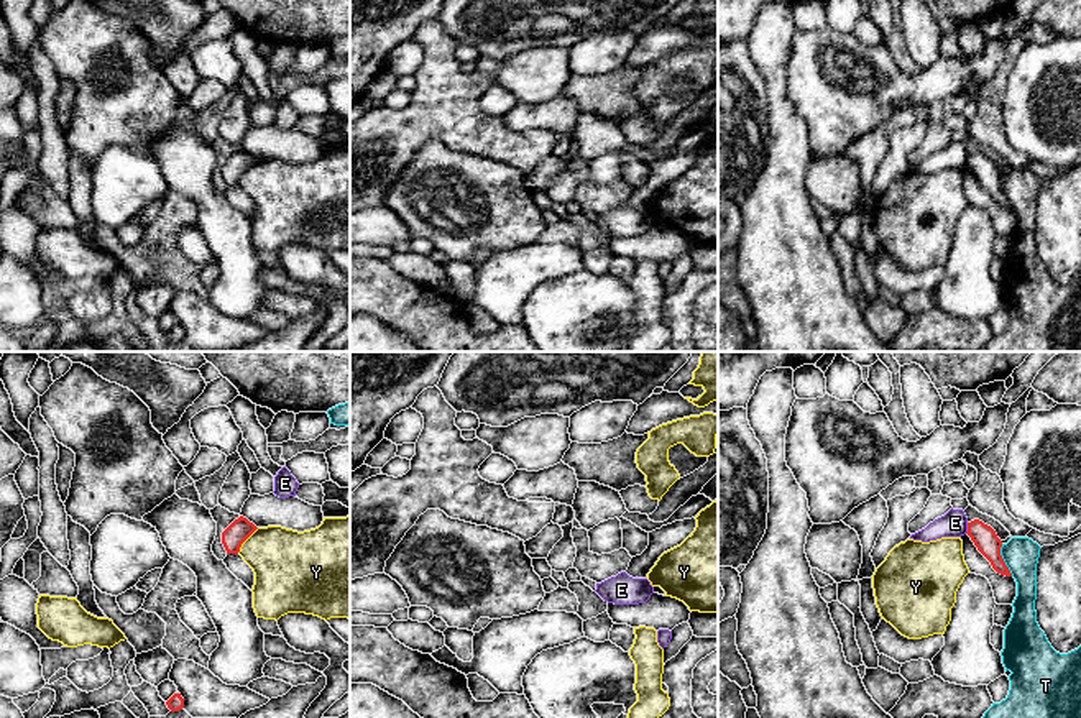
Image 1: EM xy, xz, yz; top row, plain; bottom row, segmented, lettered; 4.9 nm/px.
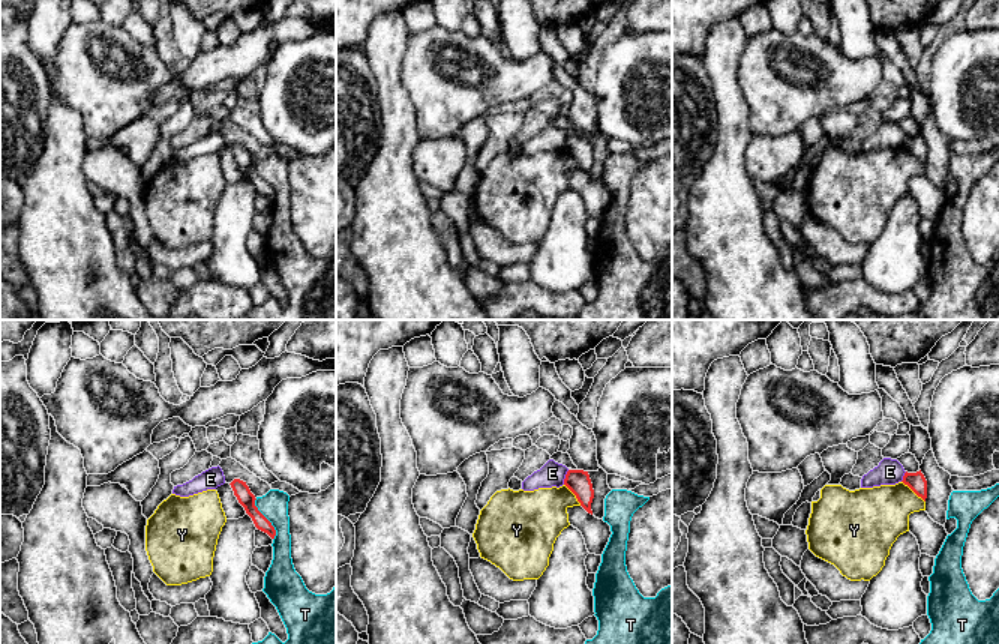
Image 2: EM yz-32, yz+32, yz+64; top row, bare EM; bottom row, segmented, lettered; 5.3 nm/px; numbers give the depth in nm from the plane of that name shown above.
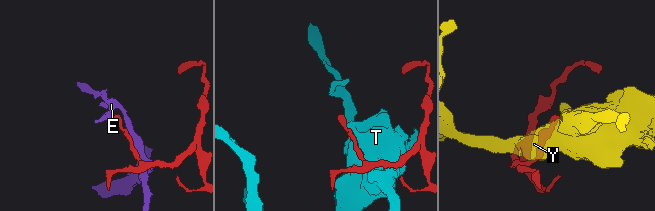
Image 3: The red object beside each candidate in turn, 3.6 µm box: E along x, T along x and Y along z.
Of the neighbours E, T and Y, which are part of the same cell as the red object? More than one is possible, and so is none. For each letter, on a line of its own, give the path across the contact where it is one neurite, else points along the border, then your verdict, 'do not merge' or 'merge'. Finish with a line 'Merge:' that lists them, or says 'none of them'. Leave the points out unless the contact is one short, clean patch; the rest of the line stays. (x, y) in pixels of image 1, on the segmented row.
E: along yz (968, 523), (965, 533) | do not merge
T: do not merge
Y: along xy (258, 528), (237, 552) | do not merge
Merge: none of them

